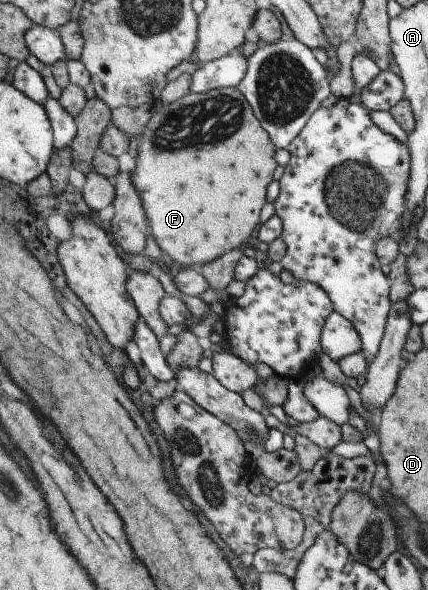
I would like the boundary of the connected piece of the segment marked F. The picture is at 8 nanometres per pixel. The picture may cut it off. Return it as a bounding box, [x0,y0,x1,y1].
[133,87,279,268]

